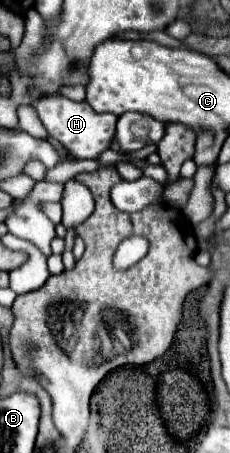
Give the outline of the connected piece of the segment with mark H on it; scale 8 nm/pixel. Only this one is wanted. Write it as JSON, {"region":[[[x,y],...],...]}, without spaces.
{"region":[[[50,96],[36,100],[32,104],[38,110],[40,120],[44,122],[48,134],[66,146],[76,158],[98,158],[104,150],[110,148],[114,132],[116,132],[116,116],[114,114],[98,114],[86,102],[72,102],[66,96]]]}

